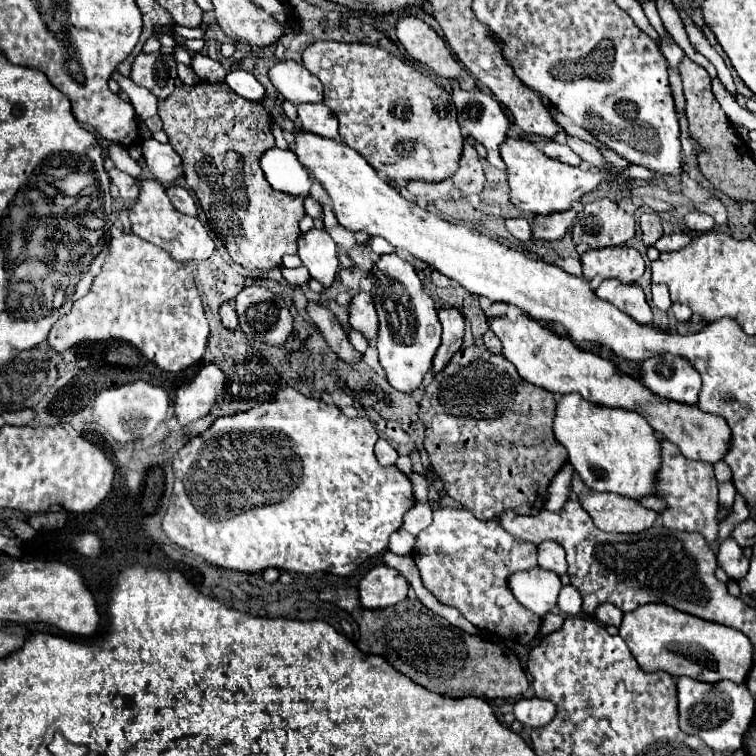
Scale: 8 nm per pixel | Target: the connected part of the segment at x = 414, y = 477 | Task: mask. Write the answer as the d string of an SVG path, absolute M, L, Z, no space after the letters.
M411 473L411 483L413 483L413 493L415 493L415 499L425 503L427 501L427 491L429 491L429 485L427 485L427 479L423 475L417 475L417 473Z

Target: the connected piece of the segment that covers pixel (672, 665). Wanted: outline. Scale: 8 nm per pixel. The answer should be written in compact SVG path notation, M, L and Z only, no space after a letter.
M647 603L625 613L619 635L629 645L643 671L667 671L673 677L687 675L703 683L719 683L727 679L741 685L747 681L753 667L755 649L747 635L725 625L715 625L713 621L691 617L689 613L671 609L671 605L663 603Z

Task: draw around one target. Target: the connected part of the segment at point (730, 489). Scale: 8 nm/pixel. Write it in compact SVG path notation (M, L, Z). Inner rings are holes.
M719 483L719 503L729 509L733 507L733 499L735 499L733 483Z

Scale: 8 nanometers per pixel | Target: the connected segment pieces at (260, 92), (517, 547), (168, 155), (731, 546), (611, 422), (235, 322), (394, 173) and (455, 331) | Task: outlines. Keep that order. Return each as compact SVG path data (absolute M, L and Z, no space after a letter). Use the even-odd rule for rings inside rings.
M235 69L231 73L227 73L227 81L225 81L237 95L249 99L249 101L263 101L267 95L267 89L255 79L253 73L243 71L243 69Z
M437 509L433 523L417 535L413 549L415 565L421 581L437 601L455 607L477 629L499 637L513 637L521 645L529 645L541 629L541 619L515 601L507 589L507 577L537 565L537 547L509 535L497 519L479 521L467 509Z
M153 137L151 139L145 139L143 145L143 159L147 161L147 167L149 171L153 173L153 177L169 187L173 185L179 177L183 177L183 165L181 165L181 159L179 155L173 151L171 145L163 145L159 141L155 141Z
M727 537L719 543L719 547L717 547L717 565L735 581L741 579L749 569L749 561L745 559L741 547L737 545L737 541L733 537Z
M567 393L557 403L553 433L567 449L571 465L589 489L619 493L631 499L653 493L653 481L661 465L659 439L639 413L595 405L579 397L579 393Z
M231 303L221 305L221 321L227 329L237 329L239 327L239 319L237 319L237 313L235 313Z
M313 41L301 55L303 59L303 65L321 79L323 83L323 93L325 93L325 99L323 103L337 115L339 119L339 135L343 139L345 145L349 145L351 149L355 149L377 173L381 173L383 177L391 177L391 179L405 179L405 181L411 181L411 179L419 179L419 181L443 181L447 179L449 175L453 175L457 171L457 161L459 161L459 155L461 155L461 147L463 147L463 135L461 135L461 129L459 129L459 123L457 123L457 113L455 113L455 105L451 101L451 95L445 93L445 89L441 89L439 85L435 85L429 77L425 77L423 73L419 73L417 69L413 69L411 65L391 55L389 51L377 47L377 45L369 45L369 43L339 43L339 41Z
M455 307L439 309L439 321L443 325L443 335L441 335L441 345L433 357L433 369L431 369L433 375L439 373L449 363L455 351L459 351L457 345L463 343L463 329L465 329L463 315Z

